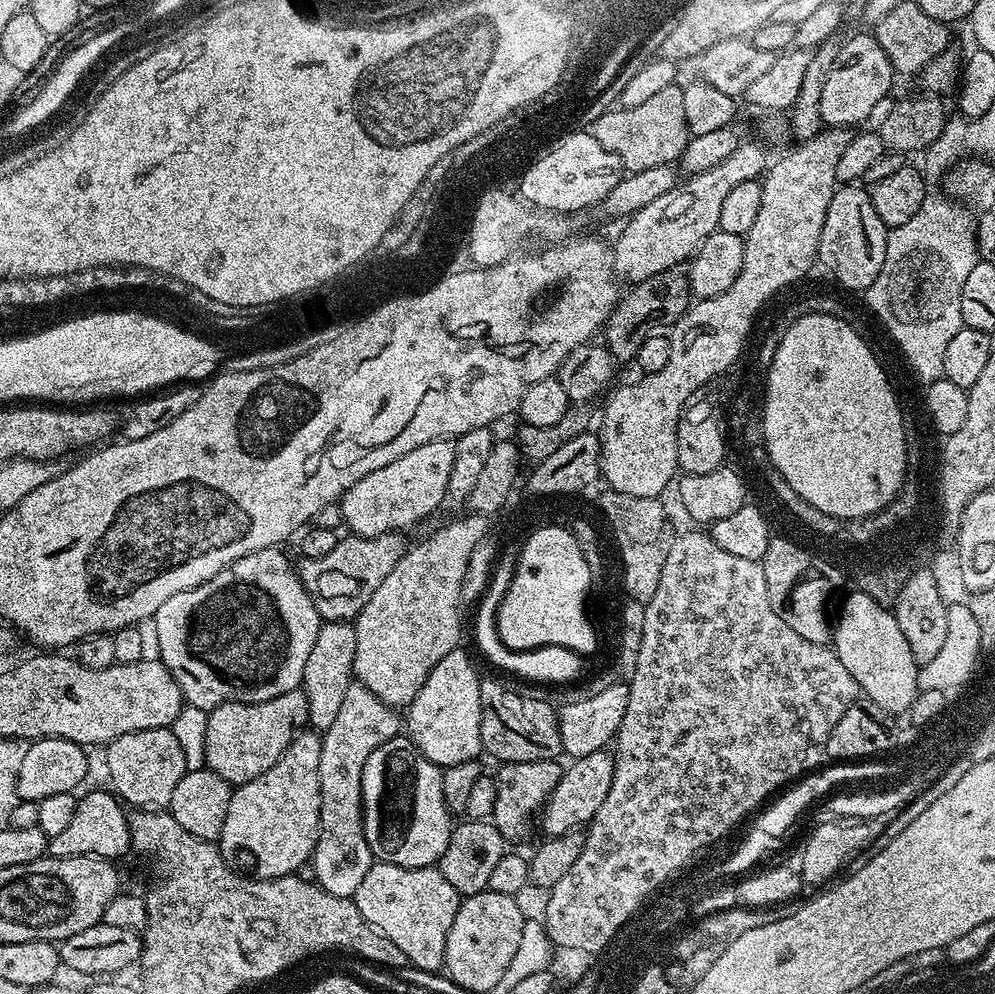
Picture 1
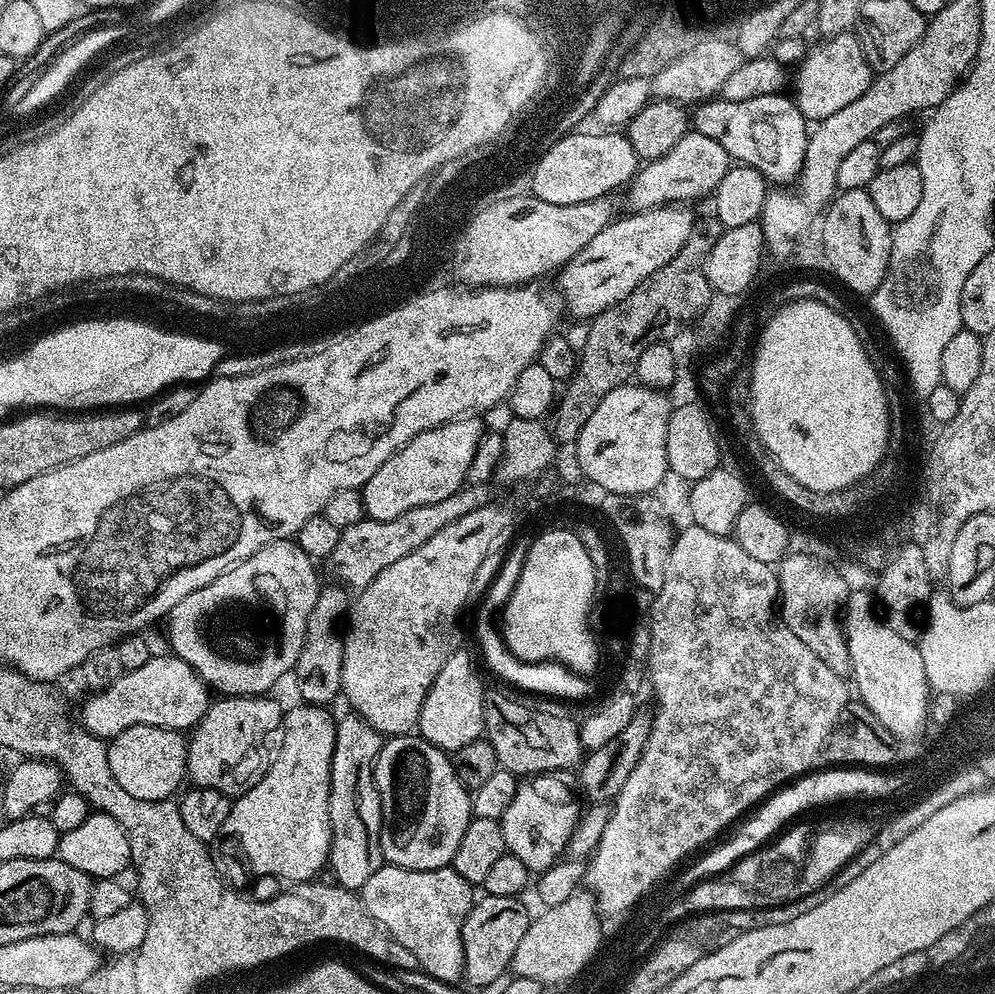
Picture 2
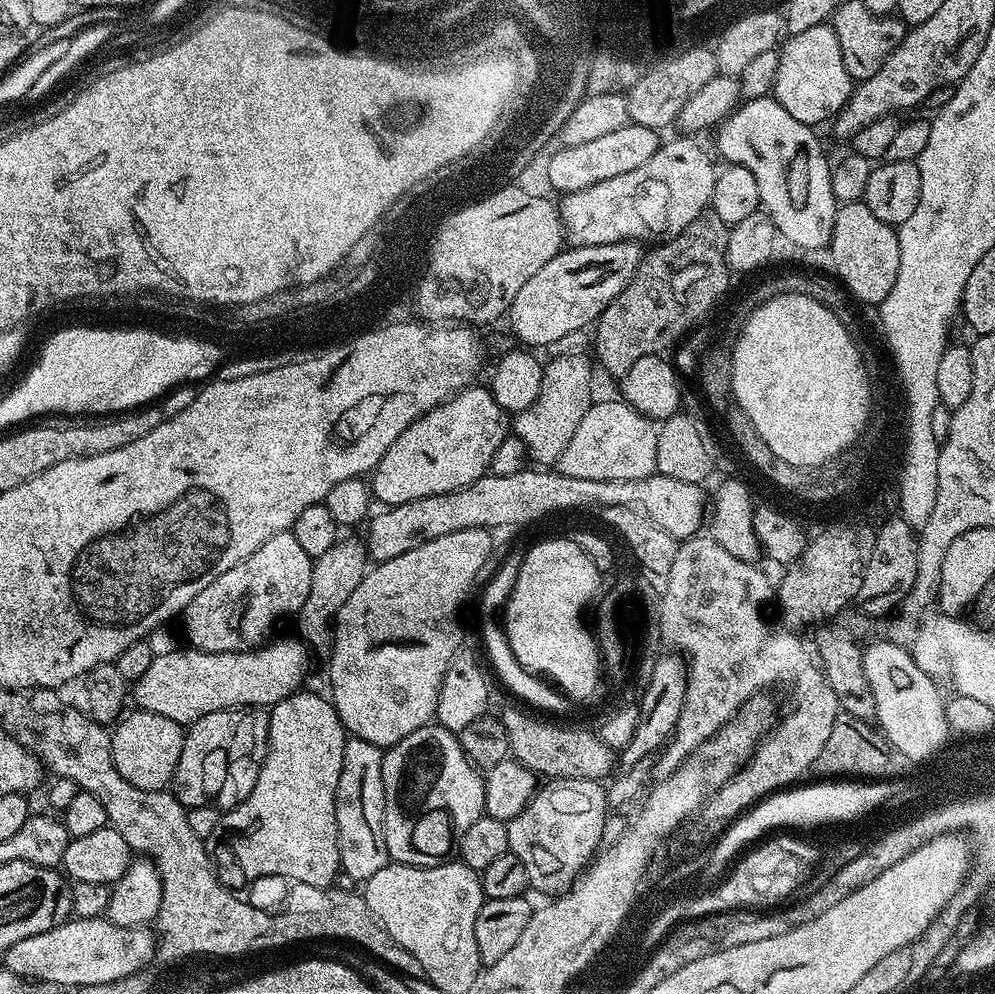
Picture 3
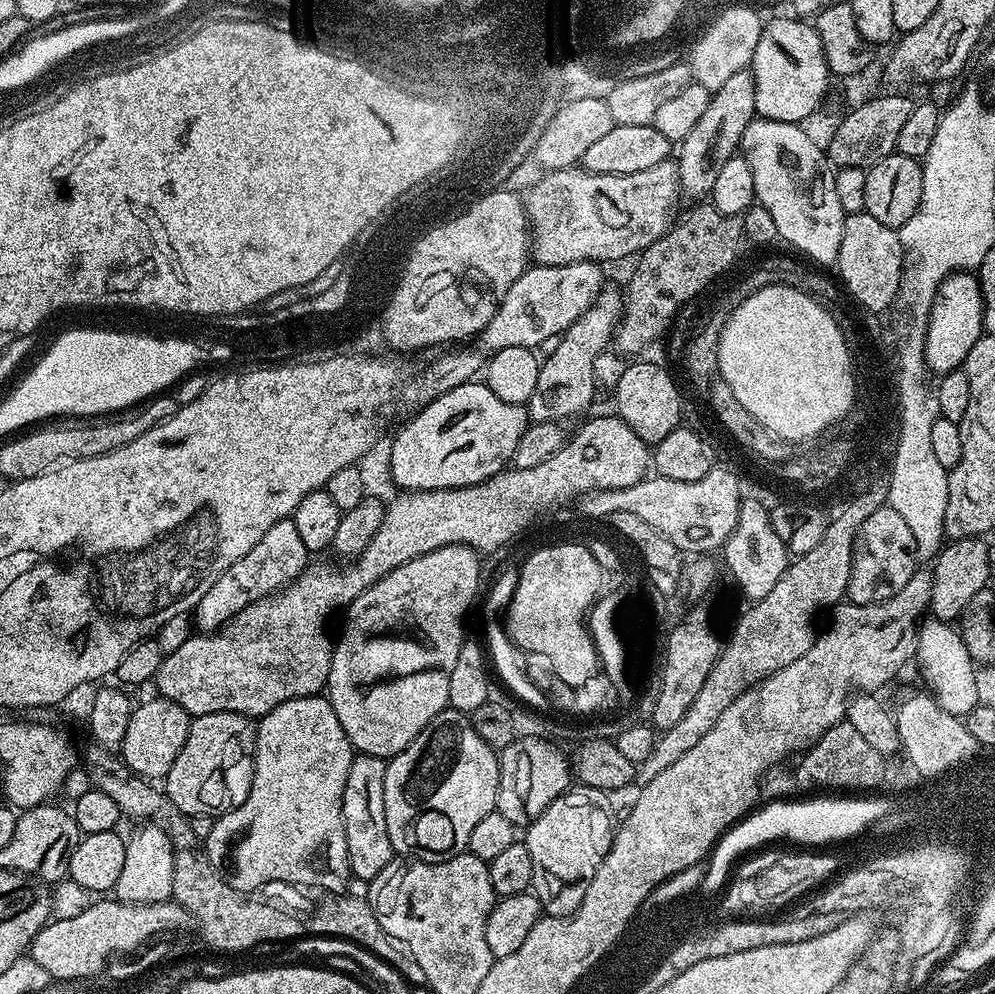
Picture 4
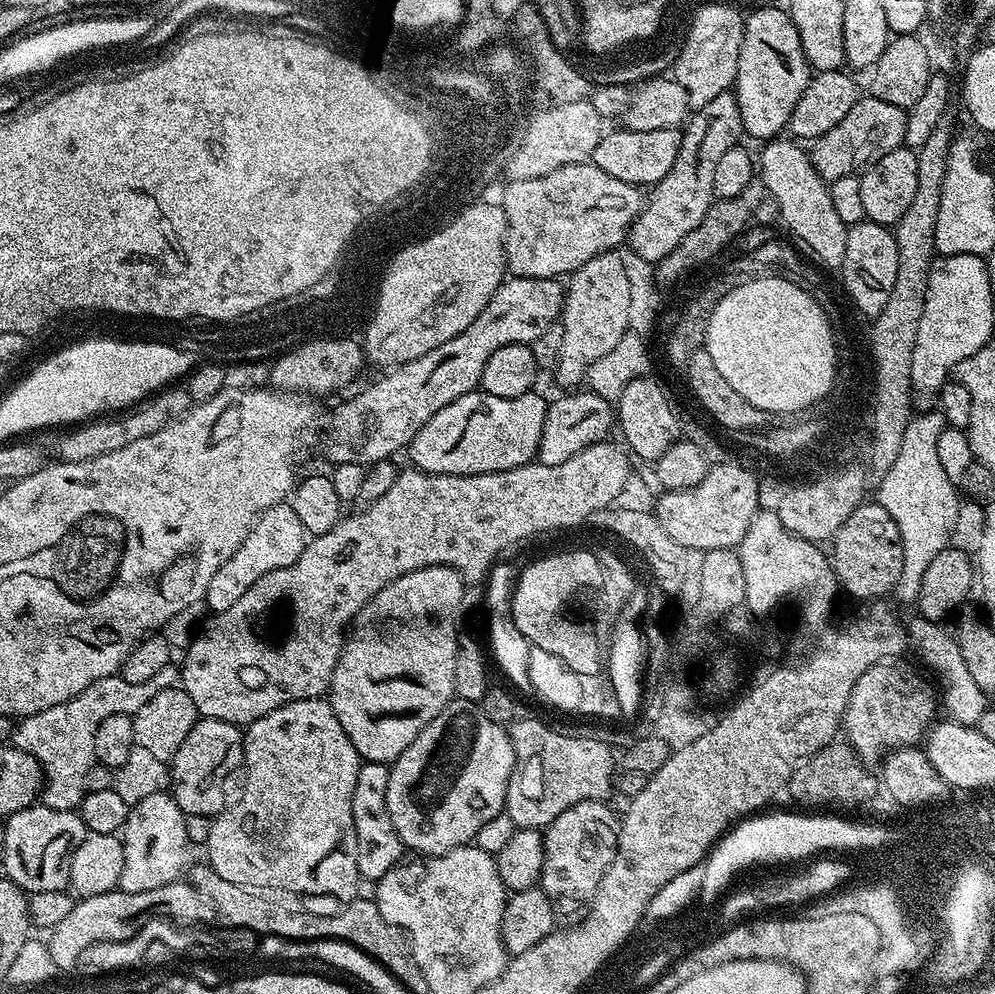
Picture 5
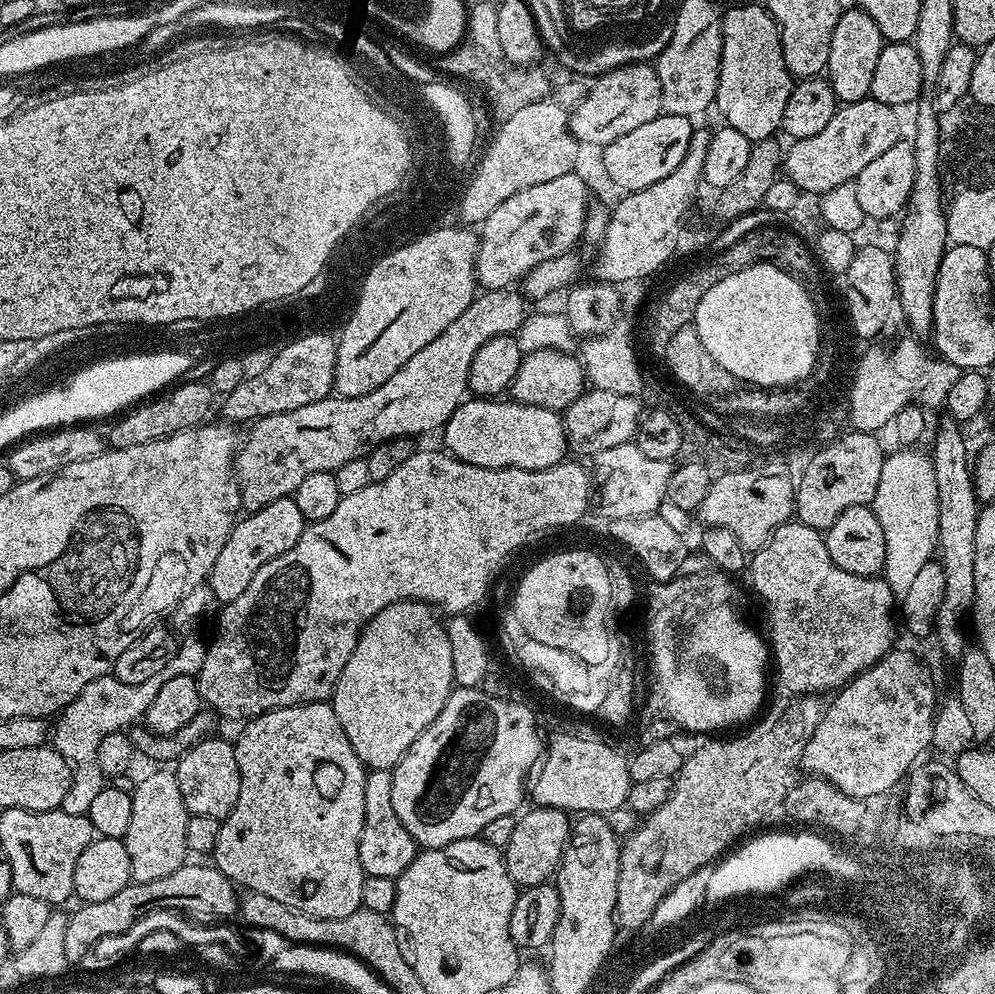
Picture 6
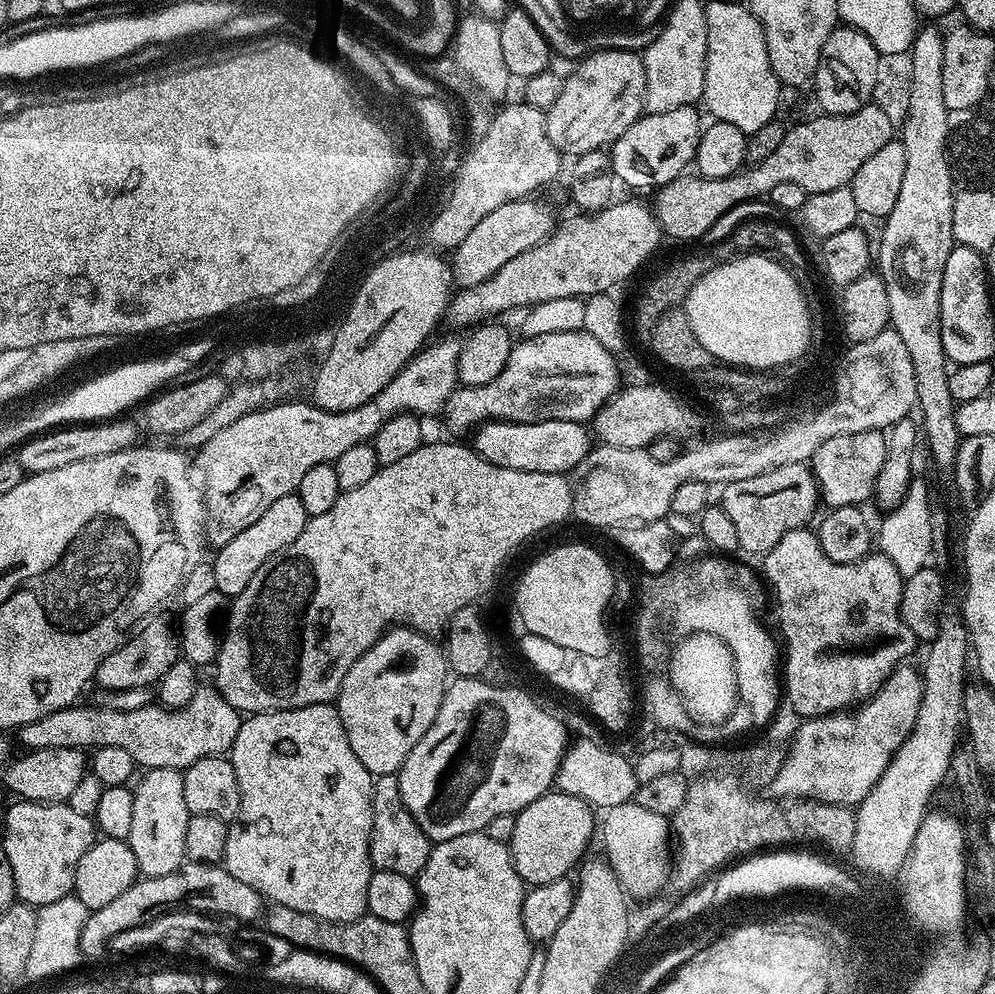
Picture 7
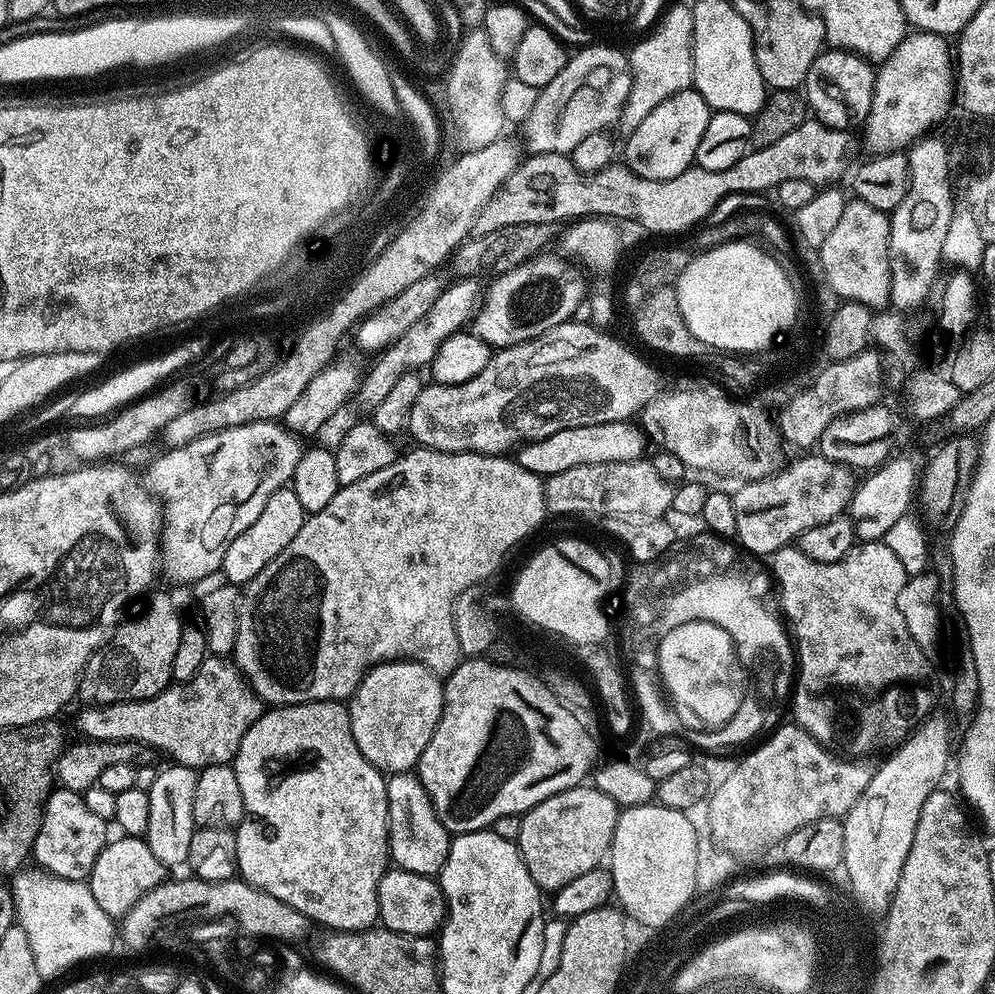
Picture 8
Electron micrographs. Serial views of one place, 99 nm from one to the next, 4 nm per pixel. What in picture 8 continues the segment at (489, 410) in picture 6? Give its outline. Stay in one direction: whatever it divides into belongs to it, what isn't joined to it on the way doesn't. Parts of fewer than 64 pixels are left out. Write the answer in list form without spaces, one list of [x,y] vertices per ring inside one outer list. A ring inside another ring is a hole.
[[[619,420],[602,422],[598,426],[574,426],[574,430],[558,430],[550,438],[530,440],[519,445],[514,459],[526,470],[541,478],[562,474],[562,470],[574,470],[574,466],[601,464],[602,462],[624,462],[641,459],[645,455],[646,437],[644,429],[635,423]]]

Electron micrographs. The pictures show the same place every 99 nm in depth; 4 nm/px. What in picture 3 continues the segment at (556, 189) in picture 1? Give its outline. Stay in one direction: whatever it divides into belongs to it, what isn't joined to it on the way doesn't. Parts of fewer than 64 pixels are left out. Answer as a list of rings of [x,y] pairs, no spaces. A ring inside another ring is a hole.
[[[629,122],[622,130],[613,130],[591,142],[582,142],[582,146],[573,148],[560,146],[560,149],[548,160],[548,184],[564,194],[586,190],[596,182],[606,182],[606,178],[618,178],[618,174],[627,174],[637,166],[642,166],[654,158],[660,148],[662,136],[657,129]]]

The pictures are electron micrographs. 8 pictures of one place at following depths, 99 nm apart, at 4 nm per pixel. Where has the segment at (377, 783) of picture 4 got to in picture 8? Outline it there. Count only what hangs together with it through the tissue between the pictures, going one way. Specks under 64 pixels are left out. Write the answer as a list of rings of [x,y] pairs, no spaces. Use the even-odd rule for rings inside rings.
[[[397,772],[387,777],[388,789],[388,851],[393,865],[407,872],[422,874],[423,876],[435,877],[440,869],[444,867],[445,859],[448,856],[450,833],[444,829],[436,811],[432,809],[432,802],[428,792],[421,786],[419,777],[412,772]]]

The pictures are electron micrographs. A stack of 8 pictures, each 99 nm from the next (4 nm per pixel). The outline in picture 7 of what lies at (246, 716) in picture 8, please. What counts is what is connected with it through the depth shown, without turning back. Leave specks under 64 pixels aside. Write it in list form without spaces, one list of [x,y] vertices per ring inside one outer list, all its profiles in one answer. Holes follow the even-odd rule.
[[[197,687],[194,698],[181,708],[161,708],[149,706],[142,710],[114,710],[97,706],[97,708],[80,708],[73,706],[63,708],[54,714],[46,714],[46,718],[38,718],[34,722],[24,724],[18,730],[21,749],[37,752],[43,748],[78,748],[81,750],[92,750],[102,746],[118,746],[130,753],[130,758],[136,760],[141,769],[149,768],[189,768],[194,762],[211,756],[224,756],[231,753],[232,743],[240,729],[241,713],[237,712],[215,687]]]

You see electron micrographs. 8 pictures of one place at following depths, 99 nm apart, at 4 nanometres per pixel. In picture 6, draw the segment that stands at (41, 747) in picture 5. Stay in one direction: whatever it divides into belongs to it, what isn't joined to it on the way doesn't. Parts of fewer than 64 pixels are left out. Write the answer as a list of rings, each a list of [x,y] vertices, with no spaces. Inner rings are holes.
[[[188,636],[177,643],[176,652],[170,658],[168,667],[154,674],[154,678],[131,684],[118,682],[118,678],[111,674],[99,676],[82,690],[82,694],[78,694],[78,698],[74,698],[74,702],[70,702],[60,711],[54,720],[56,728],[54,724],[54,735],[50,744],[62,758],[66,758],[72,768],[72,785],[70,790],[66,790],[62,811],[66,814],[87,816],[94,798],[106,786],[106,777],[98,766],[98,742],[102,742],[106,734],[131,729],[137,722],[143,721],[150,710],[150,702],[154,702],[154,698],[158,698],[158,690],[162,690],[162,682],[170,682],[170,678],[179,676],[199,676],[202,662],[206,662],[207,649],[208,645],[203,639],[200,641],[196,636]]]

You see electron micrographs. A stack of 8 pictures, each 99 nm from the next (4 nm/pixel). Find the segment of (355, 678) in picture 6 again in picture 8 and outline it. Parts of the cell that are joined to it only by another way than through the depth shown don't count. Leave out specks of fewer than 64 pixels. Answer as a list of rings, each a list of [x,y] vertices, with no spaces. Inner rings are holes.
[[[397,658],[373,664],[355,685],[346,704],[358,750],[385,774],[412,772],[434,734],[444,709],[444,685],[425,664]]]

